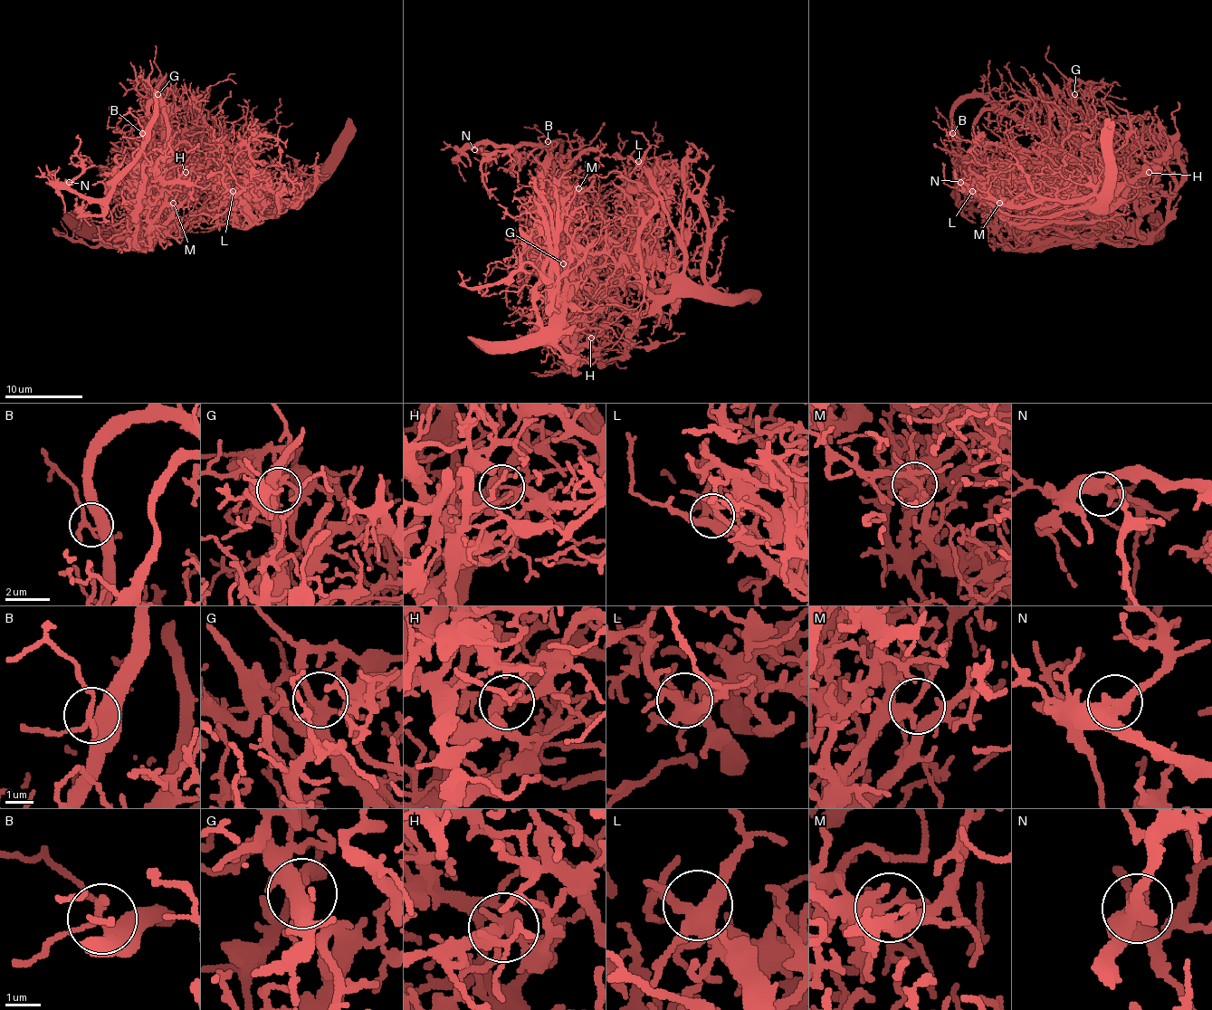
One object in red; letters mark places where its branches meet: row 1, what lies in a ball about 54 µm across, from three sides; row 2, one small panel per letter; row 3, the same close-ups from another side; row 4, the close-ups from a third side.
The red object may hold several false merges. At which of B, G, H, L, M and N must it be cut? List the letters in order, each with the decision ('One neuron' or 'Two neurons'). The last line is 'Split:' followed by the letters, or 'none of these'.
B: One neuron
G: One neuron
H: Two neurons
L: One neuron
M: One neuron
N: One neuron
Split: H

